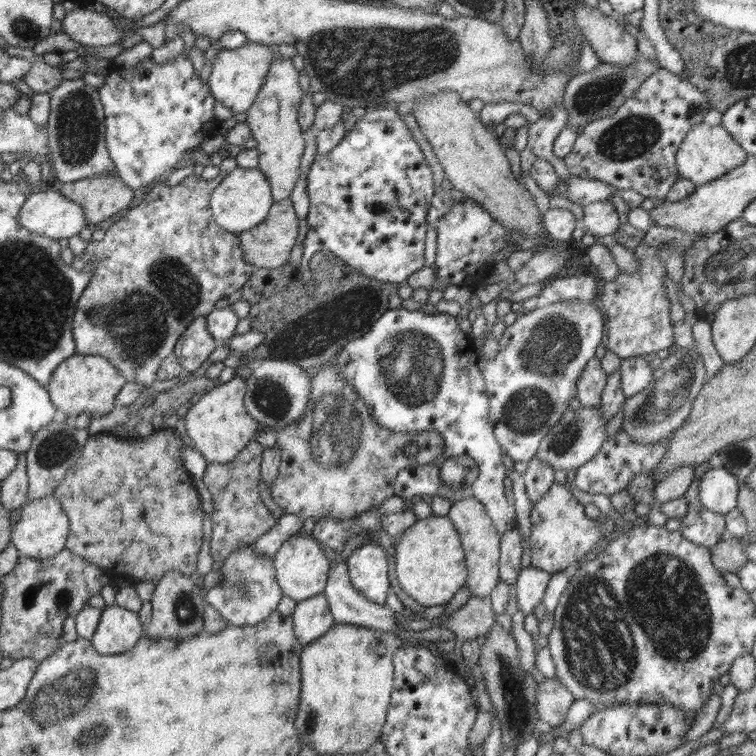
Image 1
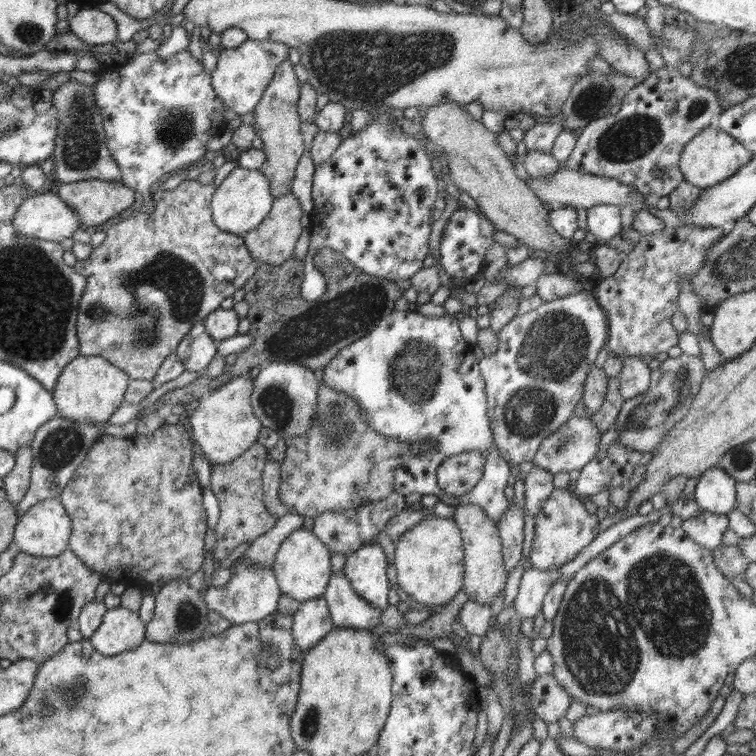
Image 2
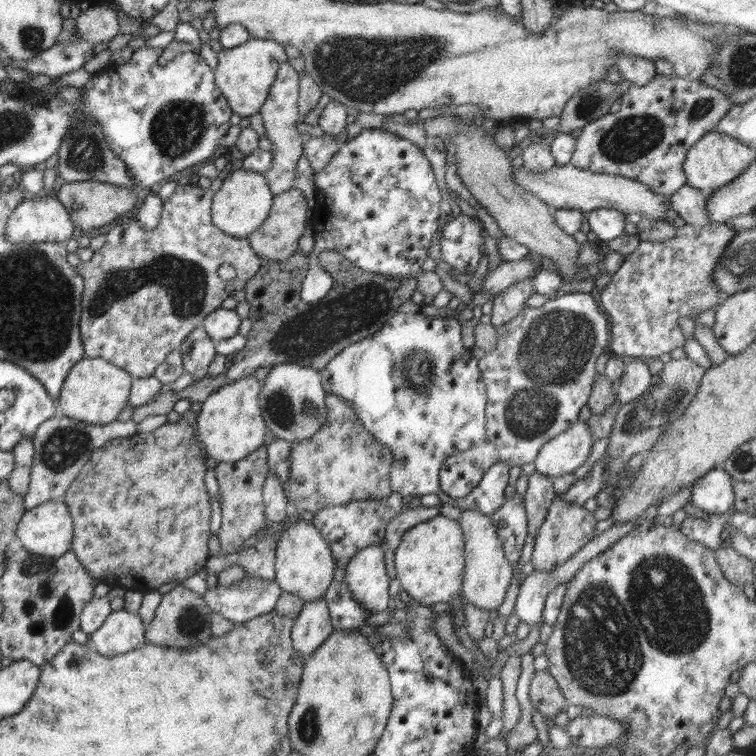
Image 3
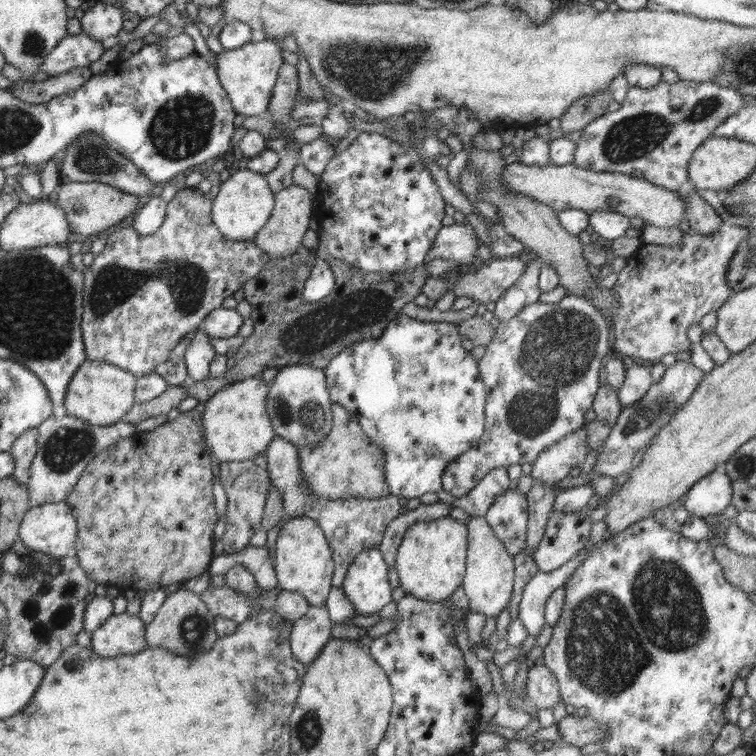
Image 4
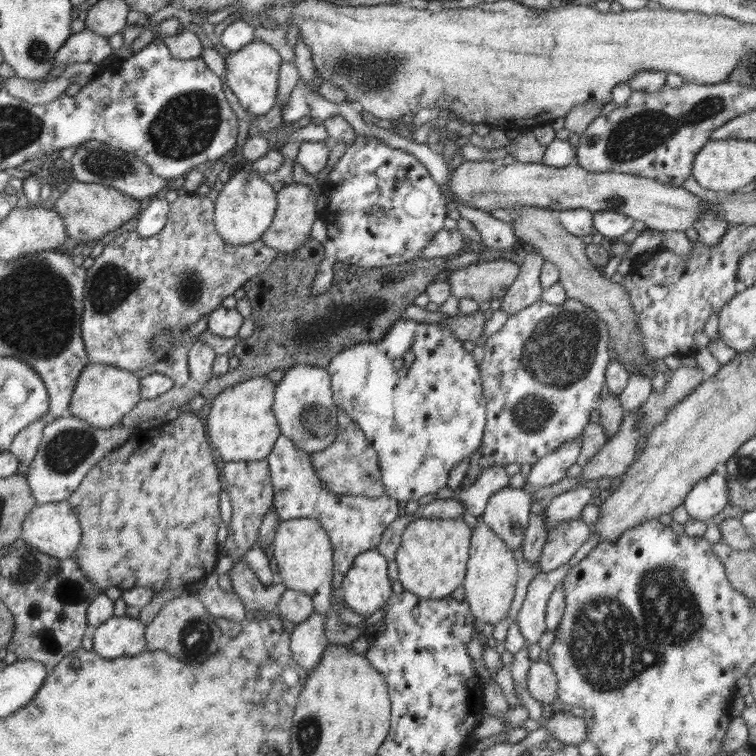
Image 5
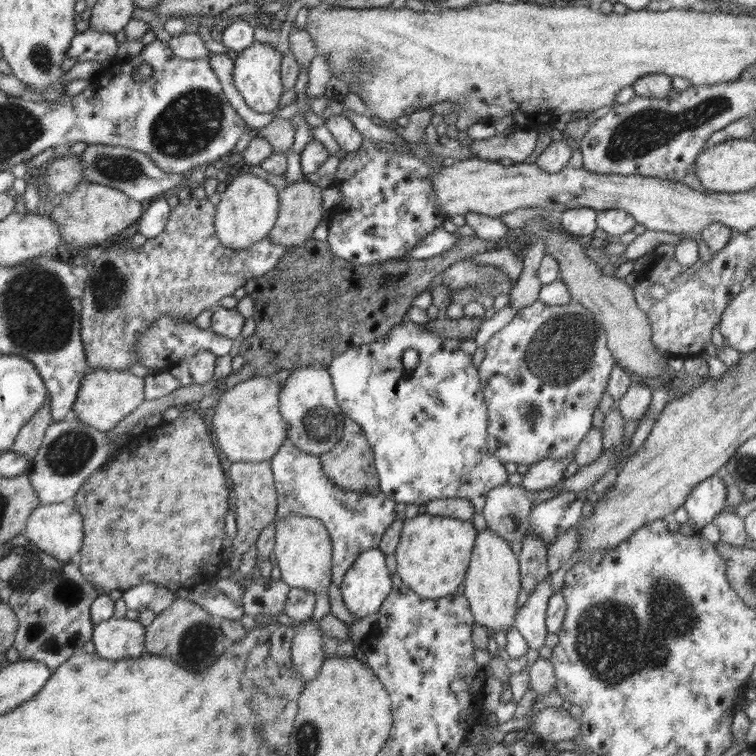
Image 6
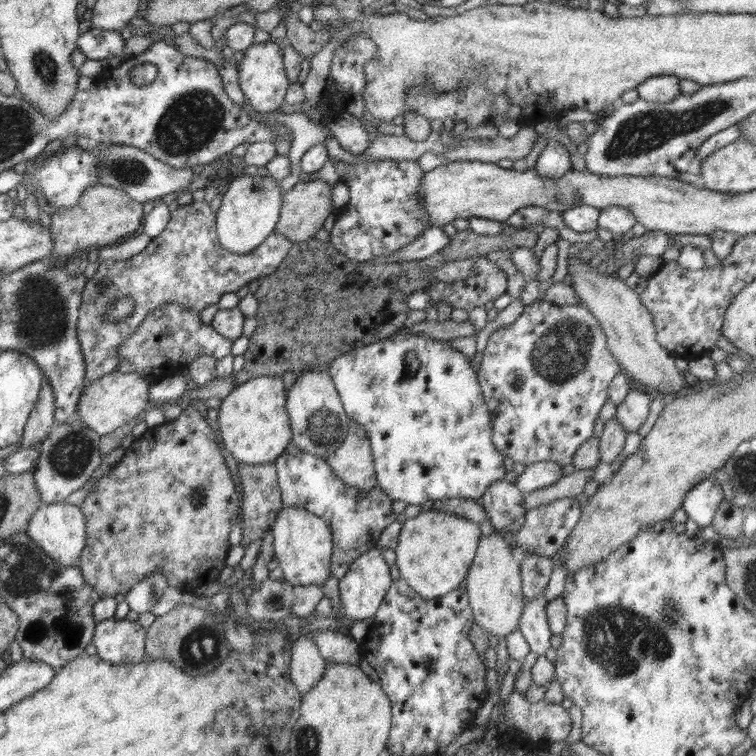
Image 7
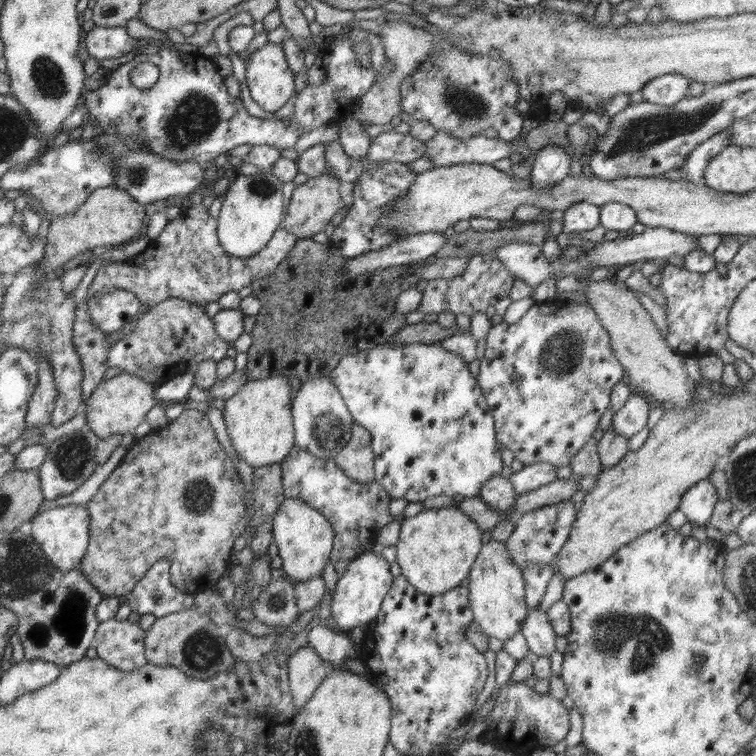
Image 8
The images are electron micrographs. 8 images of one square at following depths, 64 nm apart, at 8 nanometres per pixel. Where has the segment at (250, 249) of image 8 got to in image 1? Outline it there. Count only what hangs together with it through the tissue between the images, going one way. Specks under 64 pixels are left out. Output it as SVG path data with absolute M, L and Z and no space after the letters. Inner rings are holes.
M237 166L225 175L212 192L210 207L218 226L238 234L258 226L266 218L273 204L271 187L264 174L257 168Z

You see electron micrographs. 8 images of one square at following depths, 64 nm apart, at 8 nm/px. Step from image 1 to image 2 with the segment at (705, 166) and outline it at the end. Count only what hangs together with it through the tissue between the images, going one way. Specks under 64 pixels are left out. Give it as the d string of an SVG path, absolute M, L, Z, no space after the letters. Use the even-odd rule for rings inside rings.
M706 126L704 130L700 130L700 134L696 134L696 138L692 138L684 145L680 155L679 169L685 178L685 182L704 190L718 184L718 182L723 182L723 180L726 180L725 178L731 177L753 156L751 150L722 132L720 128Z

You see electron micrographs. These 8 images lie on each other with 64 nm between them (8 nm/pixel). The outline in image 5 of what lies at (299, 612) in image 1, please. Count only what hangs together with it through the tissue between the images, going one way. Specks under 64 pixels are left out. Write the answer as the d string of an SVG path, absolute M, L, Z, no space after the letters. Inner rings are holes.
M312 612L306 620L295 625L291 634L293 660L312 672L320 664L322 653L328 646L325 631L326 616Z

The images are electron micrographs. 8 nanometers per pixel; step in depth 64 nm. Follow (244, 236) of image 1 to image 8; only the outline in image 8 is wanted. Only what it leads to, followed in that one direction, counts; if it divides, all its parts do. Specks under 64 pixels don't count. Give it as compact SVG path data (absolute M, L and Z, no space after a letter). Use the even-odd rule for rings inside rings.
M332 173L298 180L280 228L295 234L298 239L310 239L314 234L324 231L328 222L336 221L347 209L339 191L340 183L340 179Z

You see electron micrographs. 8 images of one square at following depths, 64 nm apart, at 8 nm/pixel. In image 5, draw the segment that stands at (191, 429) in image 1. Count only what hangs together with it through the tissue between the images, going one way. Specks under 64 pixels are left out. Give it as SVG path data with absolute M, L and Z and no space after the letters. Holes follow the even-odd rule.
M268 376L254 377L224 389L213 398L210 414L206 418L206 431L220 463L262 460L271 453L276 439L281 436L278 421L273 413L275 386Z

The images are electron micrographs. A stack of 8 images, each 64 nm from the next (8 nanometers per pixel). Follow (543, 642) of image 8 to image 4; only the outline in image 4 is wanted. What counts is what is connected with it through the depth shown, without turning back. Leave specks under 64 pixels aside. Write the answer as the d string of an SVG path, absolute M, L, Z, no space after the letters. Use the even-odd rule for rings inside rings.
M588 550L579 551L572 560L551 572L538 572L532 576L522 590L522 600L518 604L518 620L530 636L540 634L545 621L545 605L554 590L565 586L566 581L578 564L588 557Z

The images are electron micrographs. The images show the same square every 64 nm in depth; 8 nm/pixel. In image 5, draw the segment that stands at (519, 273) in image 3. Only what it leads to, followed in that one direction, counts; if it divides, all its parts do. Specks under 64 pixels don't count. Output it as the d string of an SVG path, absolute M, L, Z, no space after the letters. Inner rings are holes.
M502 258L474 262L466 267L445 272L451 294L458 298L471 298L476 302L502 298L518 276L519 266Z

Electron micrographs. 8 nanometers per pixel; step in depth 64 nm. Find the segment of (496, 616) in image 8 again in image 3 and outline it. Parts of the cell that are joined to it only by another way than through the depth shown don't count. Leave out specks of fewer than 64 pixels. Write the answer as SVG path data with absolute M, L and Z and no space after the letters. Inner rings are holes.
M463 509L458 521L464 531L465 543L465 570L461 594L465 601L480 610L498 610L504 602L510 580L514 578L514 566L504 555L504 548L490 517L477 510Z

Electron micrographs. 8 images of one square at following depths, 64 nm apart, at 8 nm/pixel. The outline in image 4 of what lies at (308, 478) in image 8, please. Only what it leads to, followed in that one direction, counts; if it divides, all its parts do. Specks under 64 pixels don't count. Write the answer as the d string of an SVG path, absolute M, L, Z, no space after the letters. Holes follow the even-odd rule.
M276 435L264 452L267 456L267 469L271 484L282 493L284 514L297 516L303 513L306 517L316 521L332 550L332 559L335 565L332 584L336 588L341 588L348 566L352 564L354 558L364 550L378 548L390 521L402 513L402 505L398 503L399 498L394 495L378 499L350 497L332 500L331 498L321 498L311 492L311 488L303 476L296 446Z

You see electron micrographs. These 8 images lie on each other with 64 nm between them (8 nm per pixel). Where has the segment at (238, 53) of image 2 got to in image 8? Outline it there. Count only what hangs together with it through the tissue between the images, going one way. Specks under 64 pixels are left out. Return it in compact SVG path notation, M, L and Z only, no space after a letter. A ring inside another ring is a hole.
M266 43L252 54L246 66L250 96L268 113L276 113L294 96L295 78L282 43Z

